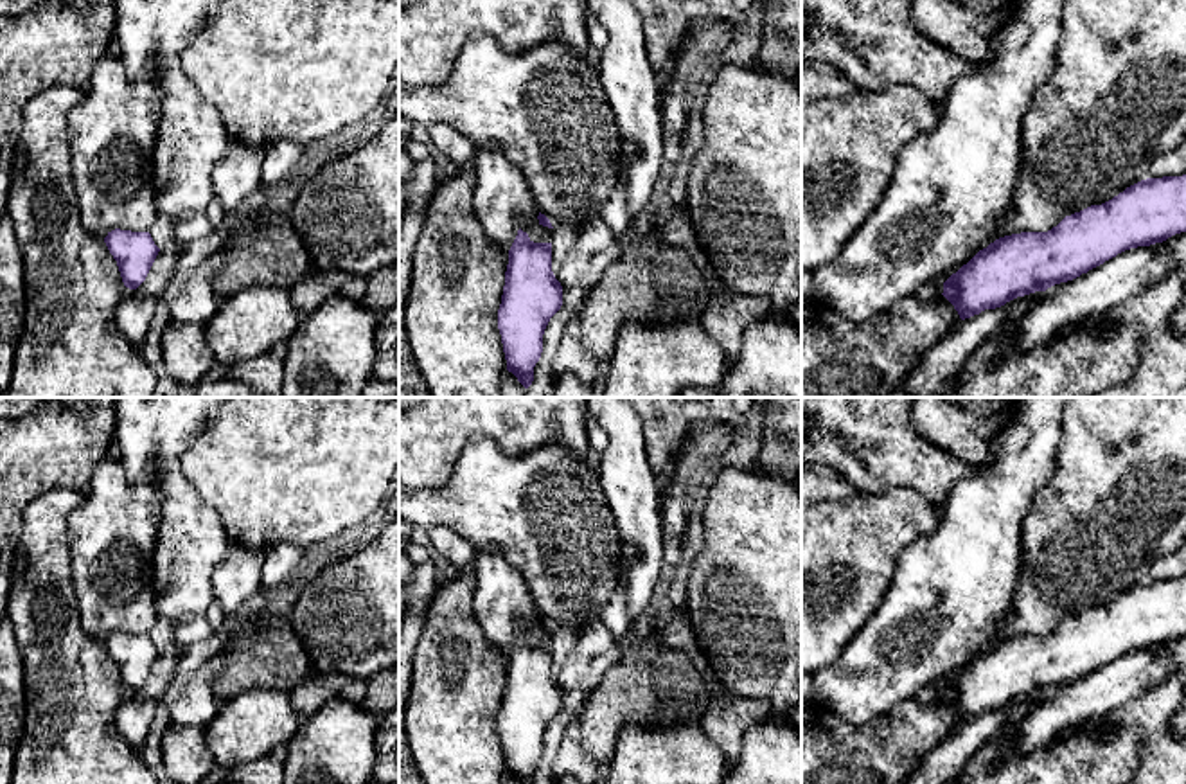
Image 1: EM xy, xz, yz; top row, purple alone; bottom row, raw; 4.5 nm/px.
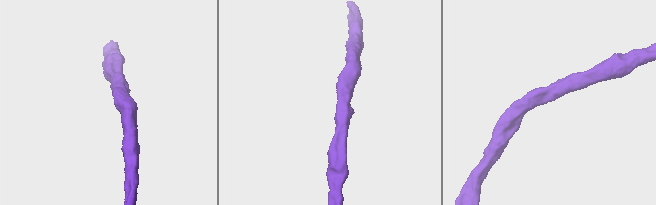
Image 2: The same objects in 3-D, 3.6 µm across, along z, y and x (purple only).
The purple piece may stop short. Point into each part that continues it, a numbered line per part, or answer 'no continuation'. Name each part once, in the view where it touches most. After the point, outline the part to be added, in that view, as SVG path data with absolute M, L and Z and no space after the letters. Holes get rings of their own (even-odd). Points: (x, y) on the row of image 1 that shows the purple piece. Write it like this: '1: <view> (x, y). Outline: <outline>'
no continuation

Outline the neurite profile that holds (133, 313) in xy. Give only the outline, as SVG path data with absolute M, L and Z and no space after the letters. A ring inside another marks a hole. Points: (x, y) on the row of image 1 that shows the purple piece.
M126 288L122 300L115 309L115 322L120 333L135 345L140 347L147 334L158 300L138 297L135 290Z

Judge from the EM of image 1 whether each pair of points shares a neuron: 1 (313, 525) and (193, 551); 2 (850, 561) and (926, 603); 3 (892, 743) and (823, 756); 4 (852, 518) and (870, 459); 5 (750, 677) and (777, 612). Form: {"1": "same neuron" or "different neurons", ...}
{"1": "different neurons", "2": "different neurons", "3": "same neuron", "4": "different neurons", "5": "same neuron"}

